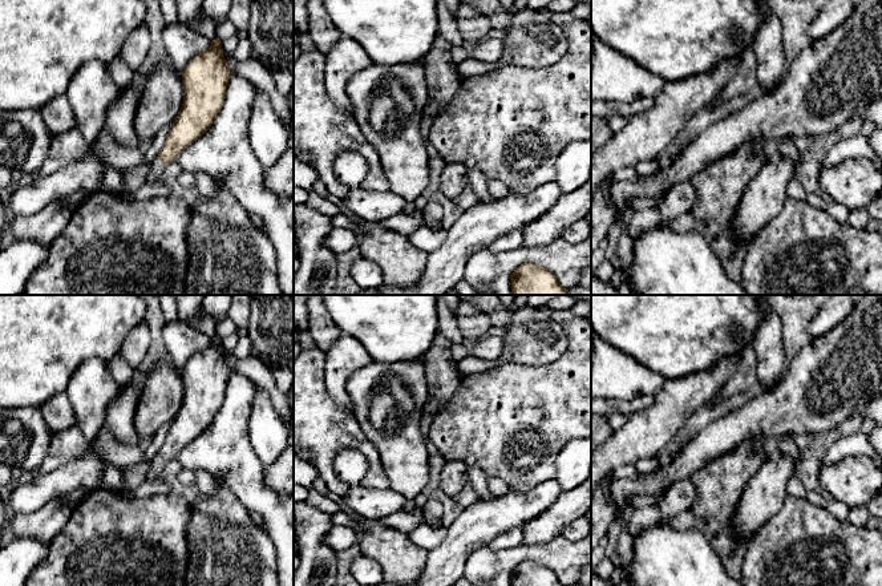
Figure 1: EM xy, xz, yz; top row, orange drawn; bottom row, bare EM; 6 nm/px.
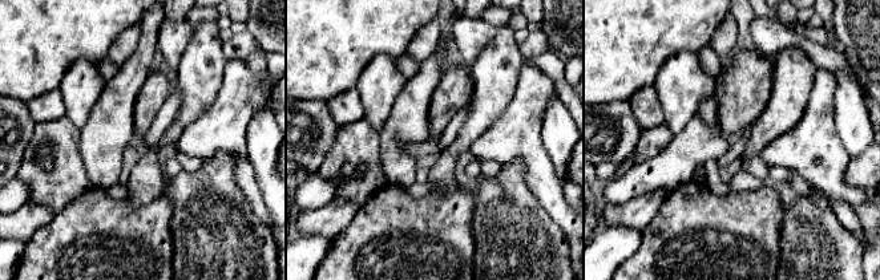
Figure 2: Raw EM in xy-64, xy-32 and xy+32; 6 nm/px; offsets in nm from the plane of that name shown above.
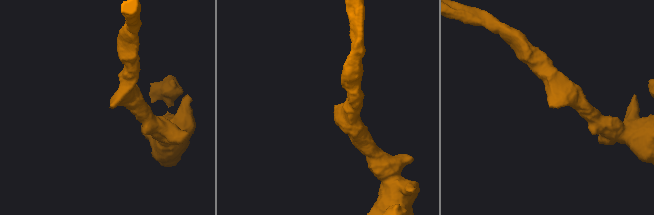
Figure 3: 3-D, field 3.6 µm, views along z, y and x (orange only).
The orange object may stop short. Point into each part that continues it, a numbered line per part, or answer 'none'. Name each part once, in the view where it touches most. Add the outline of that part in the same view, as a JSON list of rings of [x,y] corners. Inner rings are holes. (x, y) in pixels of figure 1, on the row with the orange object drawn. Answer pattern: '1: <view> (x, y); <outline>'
1: xy (157, 168); [[[155,158],[151,163],[150,163],[150,171],[147,175],[147,181],[146,182],[157,182],[161,181],[162,173],[165,170],[165,163],[161,162],[158,158]]]

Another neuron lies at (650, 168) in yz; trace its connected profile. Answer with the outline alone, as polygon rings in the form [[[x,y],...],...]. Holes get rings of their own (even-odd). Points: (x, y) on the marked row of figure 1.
[[[656,161],[639,162],[635,167],[639,174],[648,177],[659,170],[659,163]]]

